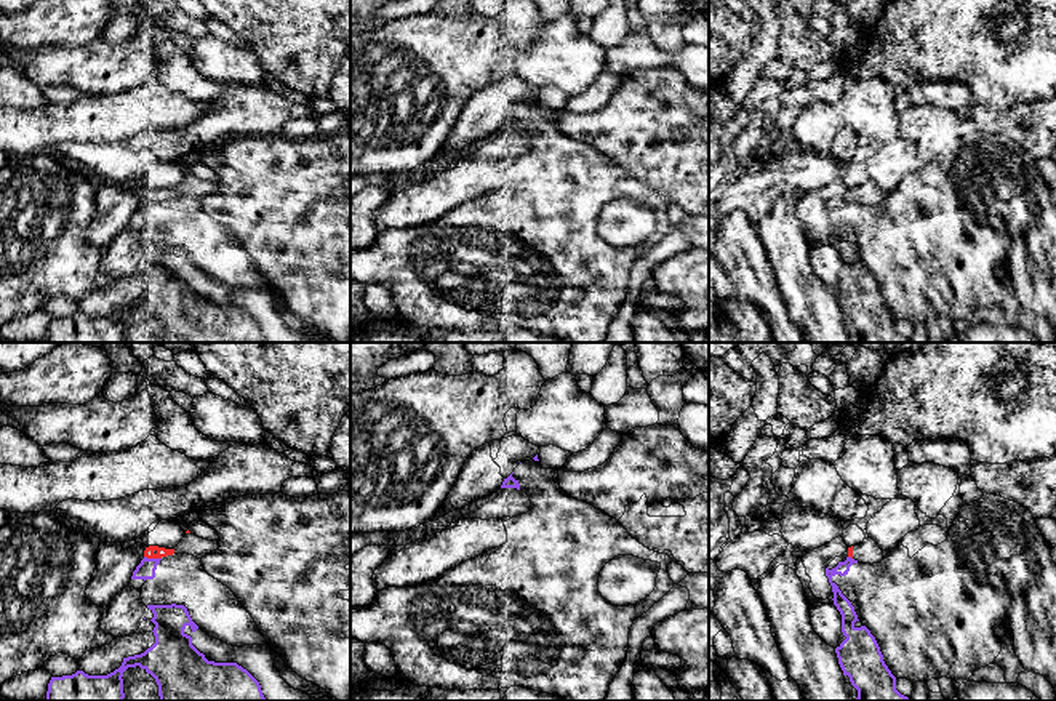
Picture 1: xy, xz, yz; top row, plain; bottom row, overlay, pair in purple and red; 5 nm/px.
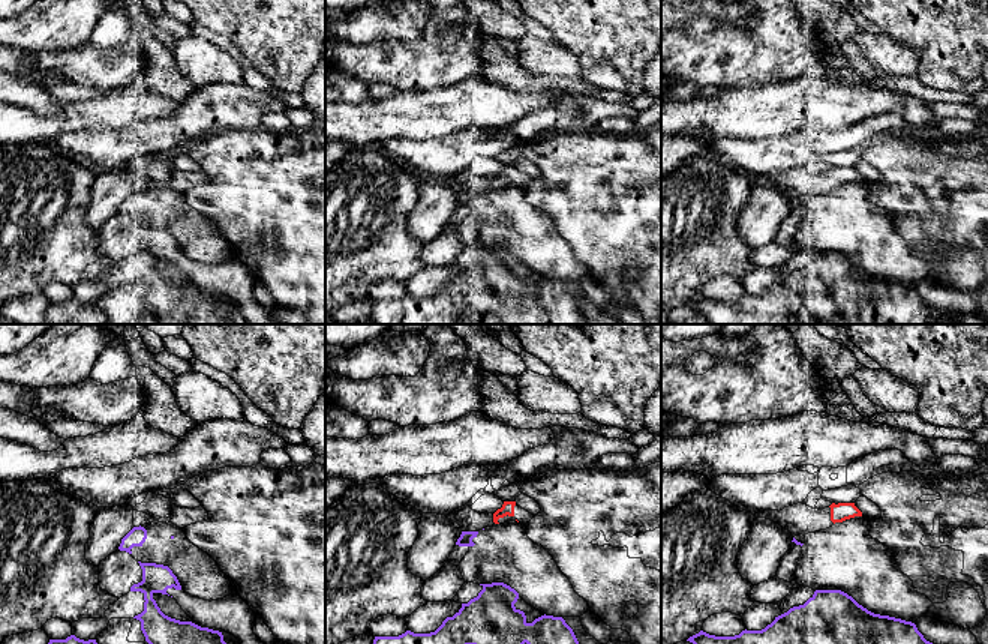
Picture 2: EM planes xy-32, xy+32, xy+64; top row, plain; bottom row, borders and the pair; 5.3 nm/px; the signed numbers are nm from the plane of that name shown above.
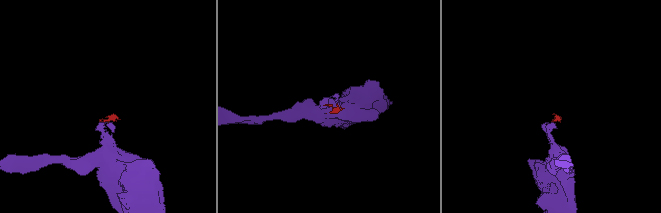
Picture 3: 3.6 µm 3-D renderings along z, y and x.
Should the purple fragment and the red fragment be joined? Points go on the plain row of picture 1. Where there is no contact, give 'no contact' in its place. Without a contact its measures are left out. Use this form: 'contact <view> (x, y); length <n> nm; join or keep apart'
contact xy (152, 200); length 90 nm; keep apart

